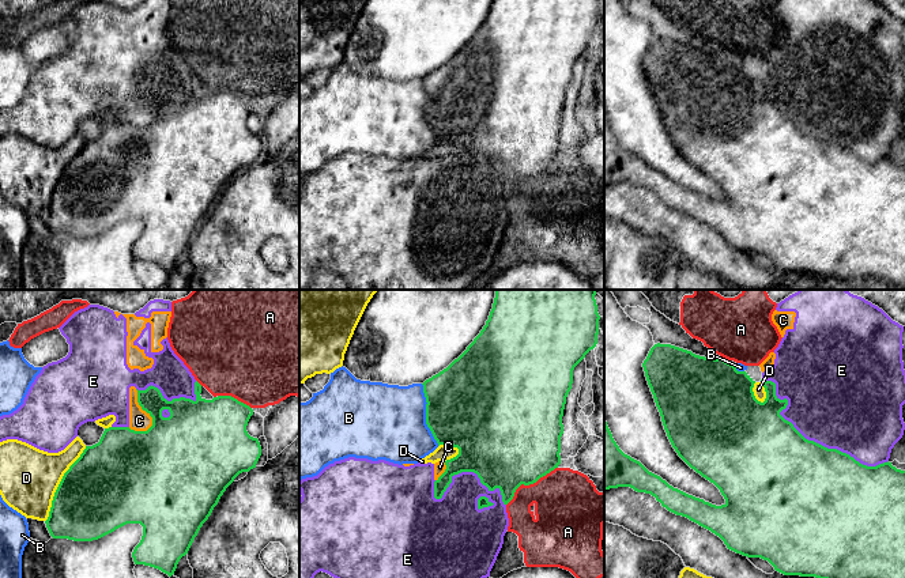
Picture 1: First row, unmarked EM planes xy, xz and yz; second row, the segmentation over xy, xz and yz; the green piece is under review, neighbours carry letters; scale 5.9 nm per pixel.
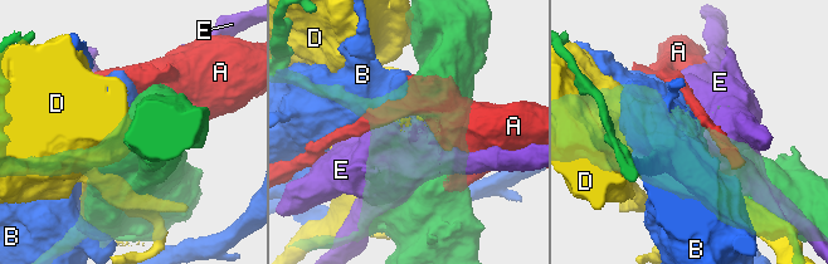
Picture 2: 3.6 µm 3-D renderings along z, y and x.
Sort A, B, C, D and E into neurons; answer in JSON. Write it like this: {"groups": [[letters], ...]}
{"groups": [["A"], ["B"], ["C", "E"], ["D"]]}

